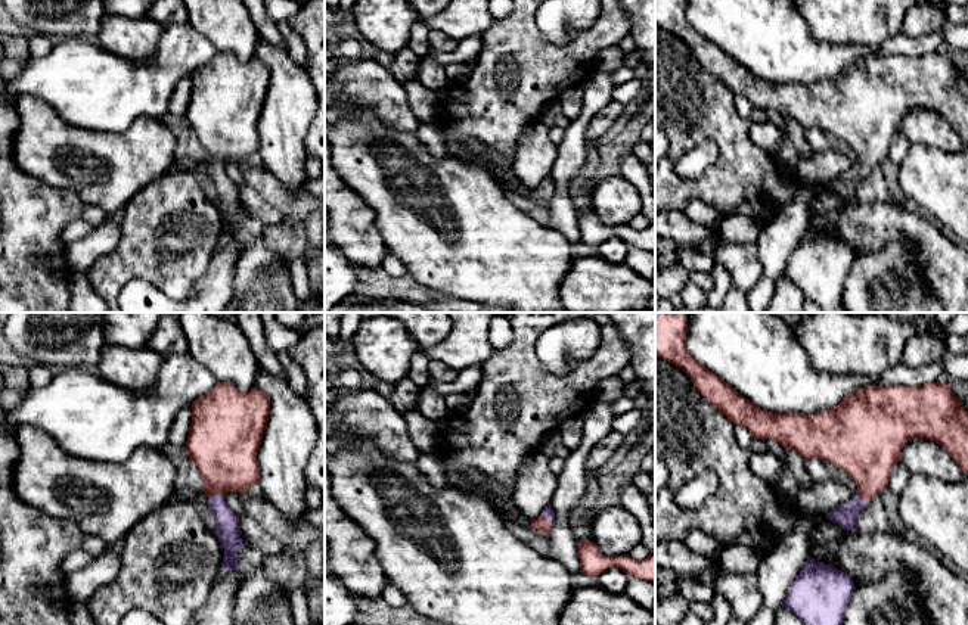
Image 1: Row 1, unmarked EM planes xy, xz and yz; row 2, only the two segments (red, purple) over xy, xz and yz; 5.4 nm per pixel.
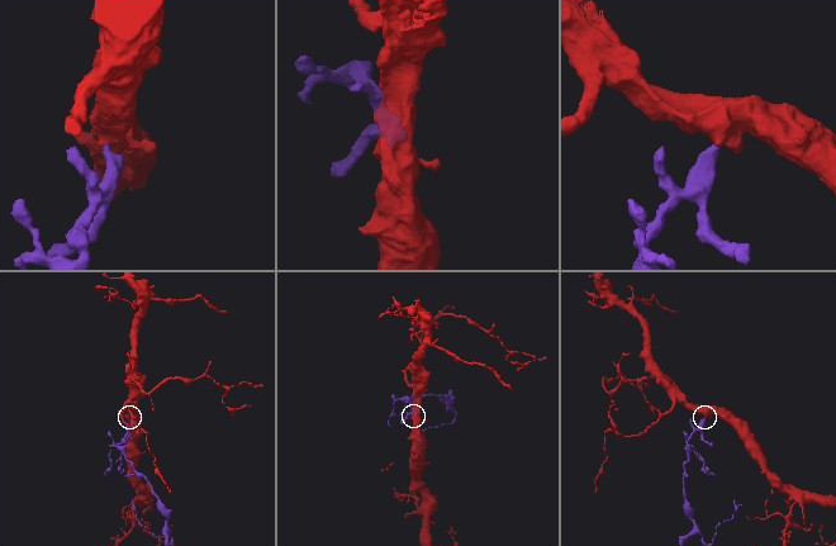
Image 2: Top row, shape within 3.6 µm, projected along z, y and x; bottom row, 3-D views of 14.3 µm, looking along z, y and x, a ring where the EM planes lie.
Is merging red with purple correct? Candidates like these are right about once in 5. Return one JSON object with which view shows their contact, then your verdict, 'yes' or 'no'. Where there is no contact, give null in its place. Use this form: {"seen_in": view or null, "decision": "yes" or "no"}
{"seen_in": "xy", "decision": "yes"}

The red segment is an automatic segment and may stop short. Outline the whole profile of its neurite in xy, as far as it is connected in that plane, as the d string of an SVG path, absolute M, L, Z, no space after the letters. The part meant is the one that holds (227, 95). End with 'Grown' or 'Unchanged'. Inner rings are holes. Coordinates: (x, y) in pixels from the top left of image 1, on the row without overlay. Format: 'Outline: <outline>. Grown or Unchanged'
Outline: M227 52L196 68L186 111L189 128L204 147L208 177L217 192L224 218L221 239L239 240L238 223L243 218L239 187L229 178L224 164L246 165L260 150L257 122L270 84L269 66L257 57L239 60Z. Grown

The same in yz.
Outline: M655 0L655 27L682 38L694 57L735 96L745 96L754 109L778 111L804 130L819 128L843 139L857 155L856 165L831 180L826 187L847 200L857 200L857 184L869 171L888 156L893 136L902 131L902 119L908 111L924 108L941 115L968 144L968 81L962 68L956 66L944 52L922 56L868 56L848 63L835 78L815 85L800 83L773 83L760 80L750 69L730 57L722 47L698 32L686 18L688 0Z. Grown

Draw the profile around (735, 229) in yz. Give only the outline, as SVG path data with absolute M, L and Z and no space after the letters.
M741 215L725 217L720 226L720 231L714 237L696 245L696 251L705 255L713 255L720 242L747 243L757 242L764 233L764 226L754 223L753 220Z

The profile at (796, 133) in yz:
M785 119L785 128L798 153L809 158L813 150L804 136L806 130L797 121L792 119Z

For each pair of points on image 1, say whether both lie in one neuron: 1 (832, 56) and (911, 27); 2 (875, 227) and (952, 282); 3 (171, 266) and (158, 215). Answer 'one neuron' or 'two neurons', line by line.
1: two neurons
2: one neuron
3: one neuron

